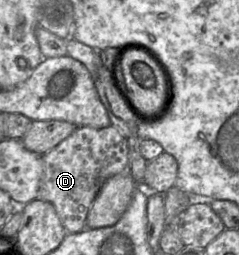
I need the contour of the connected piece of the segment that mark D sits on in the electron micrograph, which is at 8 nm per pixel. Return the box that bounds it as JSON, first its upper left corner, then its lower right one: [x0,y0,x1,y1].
[37,126,129,234]

